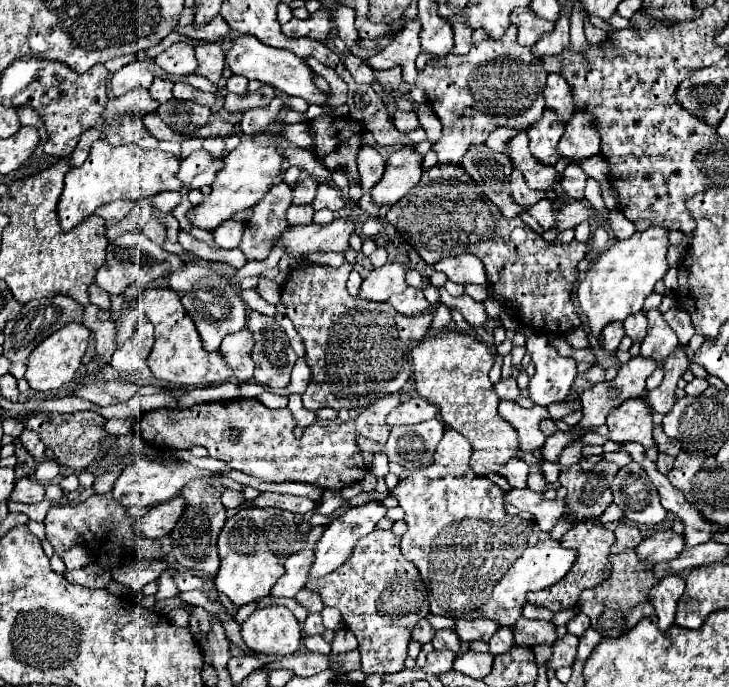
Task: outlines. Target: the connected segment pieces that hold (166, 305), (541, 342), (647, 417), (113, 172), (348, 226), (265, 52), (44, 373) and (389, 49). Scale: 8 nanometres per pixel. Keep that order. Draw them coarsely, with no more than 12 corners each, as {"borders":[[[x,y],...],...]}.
{"borders":[[[174,290],[140,298],[154,324],[148,364],[174,386],[226,382],[232,370]],[[522,332],[536,370],[526,394],[538,406],[564,402],[576,360],[544,334]],[[640,400],[610,410],[608,440],[656,446],[652,412]],[[94,142],[58,202],[64,232],[112,200],[182,190],[180,160]],[[354,222],[290,226],[280,240],[286,252],[346,252]],[[244,34],[226,56],[234,74],[324,106],[296,54]],[[62,326],[30,354],[26,380],[44,392],[80,368],[90,330]],[[418,18],[394,36],[394,42],[372,56],[376,70],[400,66],[412,86],[421,53]]]}

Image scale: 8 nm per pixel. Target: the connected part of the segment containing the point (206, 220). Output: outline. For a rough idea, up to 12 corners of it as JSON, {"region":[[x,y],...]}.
{"region":[[242,138],[188,216],[214,230],[284,180],[276,142]]}

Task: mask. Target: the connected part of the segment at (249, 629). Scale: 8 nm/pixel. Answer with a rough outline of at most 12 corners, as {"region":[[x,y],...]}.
{"region":[[266,606],[242,622],[258,654],[298,652],[302,630],[286,606]]}

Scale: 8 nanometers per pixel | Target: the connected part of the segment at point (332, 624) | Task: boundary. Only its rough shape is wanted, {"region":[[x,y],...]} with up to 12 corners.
{"region":[[324,608],[322,618],[328,630],[344,626],[338,608]]}

